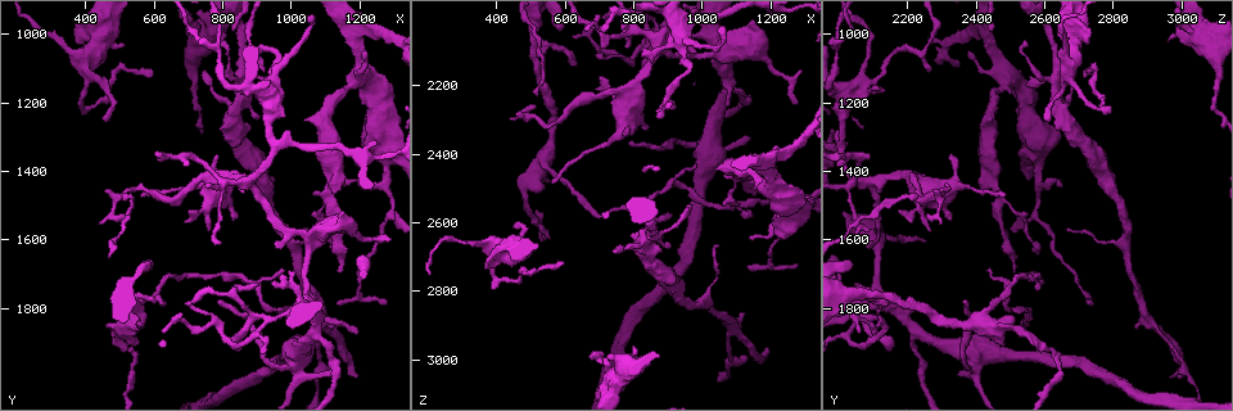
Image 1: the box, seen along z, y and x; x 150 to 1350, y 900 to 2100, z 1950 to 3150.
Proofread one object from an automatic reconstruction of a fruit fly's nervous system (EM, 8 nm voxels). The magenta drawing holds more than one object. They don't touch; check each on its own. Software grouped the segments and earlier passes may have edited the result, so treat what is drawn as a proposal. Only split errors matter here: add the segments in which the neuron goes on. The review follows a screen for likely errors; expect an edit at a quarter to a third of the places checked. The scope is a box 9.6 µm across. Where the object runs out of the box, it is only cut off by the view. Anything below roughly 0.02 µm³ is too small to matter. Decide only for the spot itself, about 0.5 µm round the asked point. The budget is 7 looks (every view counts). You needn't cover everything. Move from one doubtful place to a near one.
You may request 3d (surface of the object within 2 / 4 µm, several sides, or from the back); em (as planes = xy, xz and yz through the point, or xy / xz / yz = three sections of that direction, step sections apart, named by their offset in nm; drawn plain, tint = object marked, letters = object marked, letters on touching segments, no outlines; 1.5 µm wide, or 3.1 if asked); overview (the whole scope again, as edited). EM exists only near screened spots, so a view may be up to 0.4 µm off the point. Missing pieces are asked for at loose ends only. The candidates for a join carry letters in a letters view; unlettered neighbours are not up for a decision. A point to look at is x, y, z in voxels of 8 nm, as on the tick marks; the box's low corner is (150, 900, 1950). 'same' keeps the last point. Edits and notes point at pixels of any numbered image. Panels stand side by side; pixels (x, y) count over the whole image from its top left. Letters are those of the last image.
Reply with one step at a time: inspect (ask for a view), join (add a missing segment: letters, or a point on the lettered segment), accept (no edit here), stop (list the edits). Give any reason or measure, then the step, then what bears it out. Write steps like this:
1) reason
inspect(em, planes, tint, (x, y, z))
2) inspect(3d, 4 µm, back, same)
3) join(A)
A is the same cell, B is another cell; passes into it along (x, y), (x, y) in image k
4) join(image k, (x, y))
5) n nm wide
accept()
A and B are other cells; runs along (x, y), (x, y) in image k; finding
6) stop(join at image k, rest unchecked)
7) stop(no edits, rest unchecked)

tapers out
inspect(em, xy, step 8, letters, (570, 1460, 2480))

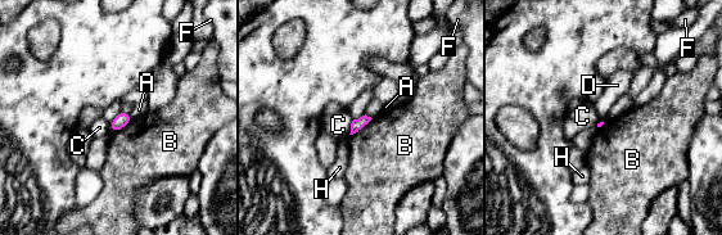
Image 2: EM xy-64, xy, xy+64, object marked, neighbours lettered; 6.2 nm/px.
accept()
A, B, C, D, F and H are other cells; border along (122, 109), (109, 122) in image 2; no lettered segment goes on from it

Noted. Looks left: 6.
long arm stops here
inspect(em, xy, step 8, letters, (1190, 1870, 2530))

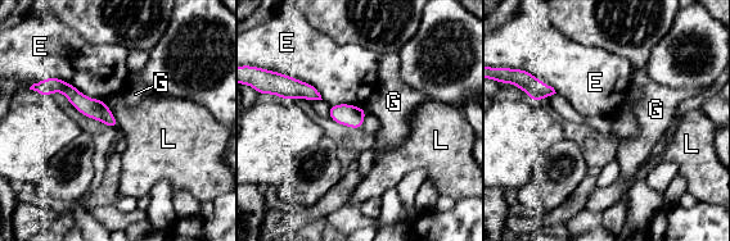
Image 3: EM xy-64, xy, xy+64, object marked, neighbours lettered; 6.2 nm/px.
cut it another way
inspect(em, xz, step 8, letters, same)

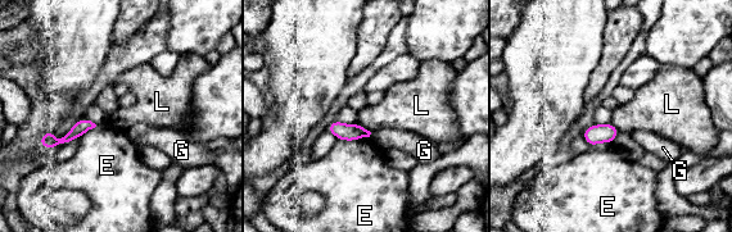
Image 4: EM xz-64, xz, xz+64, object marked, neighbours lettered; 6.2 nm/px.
accept()
E, G and L are other cells; none of them fits

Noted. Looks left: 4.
free end
inspect(em, xy, step 8, tint, (1140, 1980, 2350))

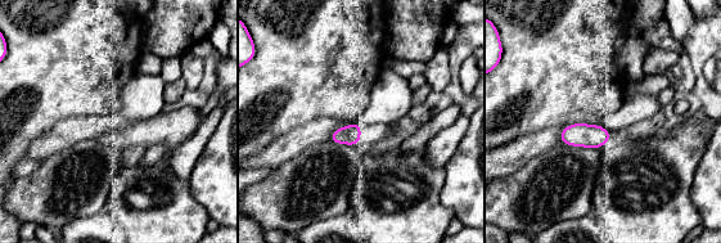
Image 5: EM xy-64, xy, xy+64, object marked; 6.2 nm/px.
another direction
inspect(em, planes, letters, same)

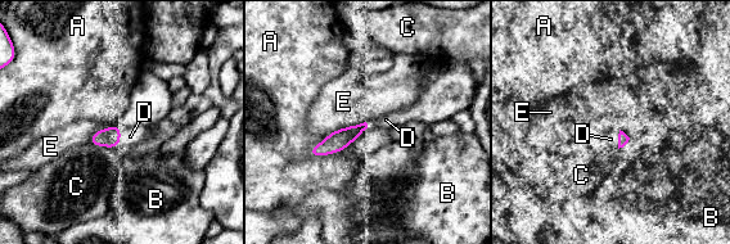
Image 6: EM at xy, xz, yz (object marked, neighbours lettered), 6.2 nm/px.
join(D)
D is the same cell, A, B, C and E are other cells; it goes on there

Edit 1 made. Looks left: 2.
stop(join at image 6, rest unchecked)

